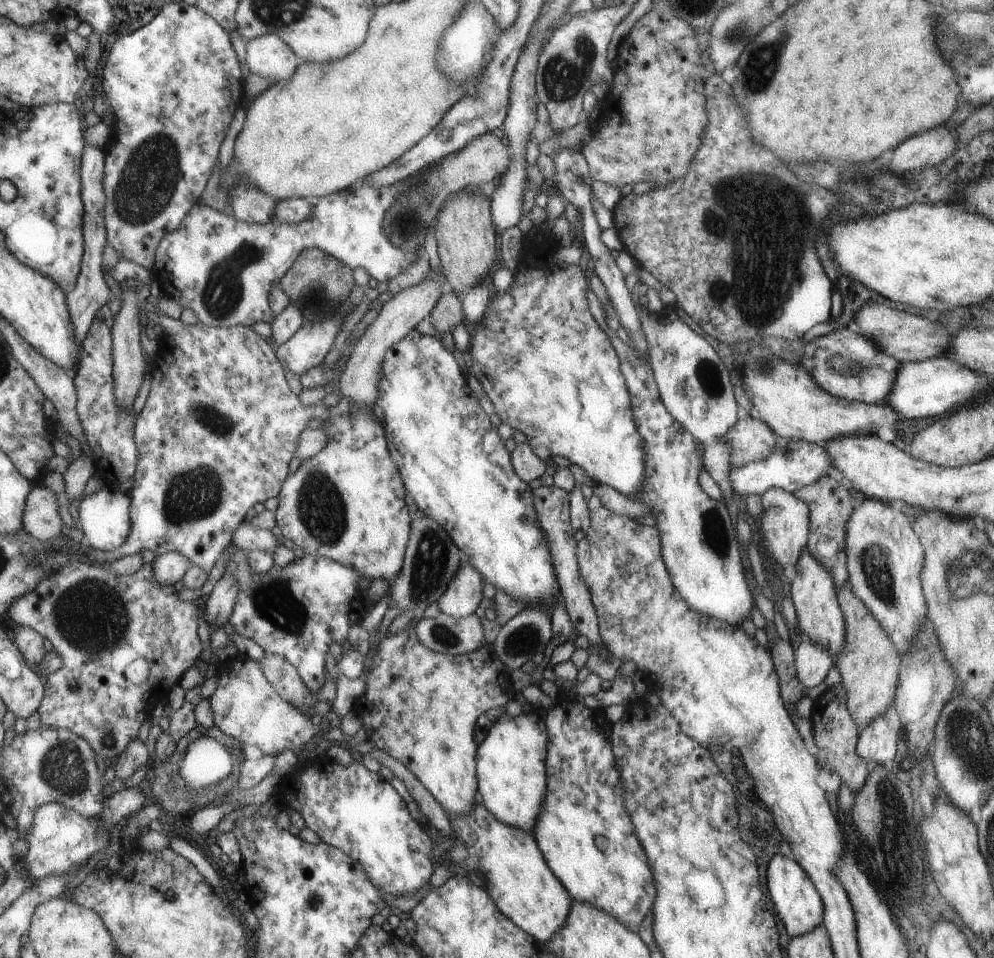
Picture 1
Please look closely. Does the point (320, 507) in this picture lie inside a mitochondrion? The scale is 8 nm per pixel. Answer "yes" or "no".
yes

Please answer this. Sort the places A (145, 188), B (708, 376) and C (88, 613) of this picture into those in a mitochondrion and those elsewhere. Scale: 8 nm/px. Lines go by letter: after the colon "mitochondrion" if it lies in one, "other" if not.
A: mitochondrion
B: mitochondrion
C: mitochondrion

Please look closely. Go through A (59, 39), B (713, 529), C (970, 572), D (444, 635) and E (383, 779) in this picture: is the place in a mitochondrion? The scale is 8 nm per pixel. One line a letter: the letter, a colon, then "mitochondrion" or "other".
A: other
B: mitochondrion
C: mitochondrion
D: mitochondrion
E: other

